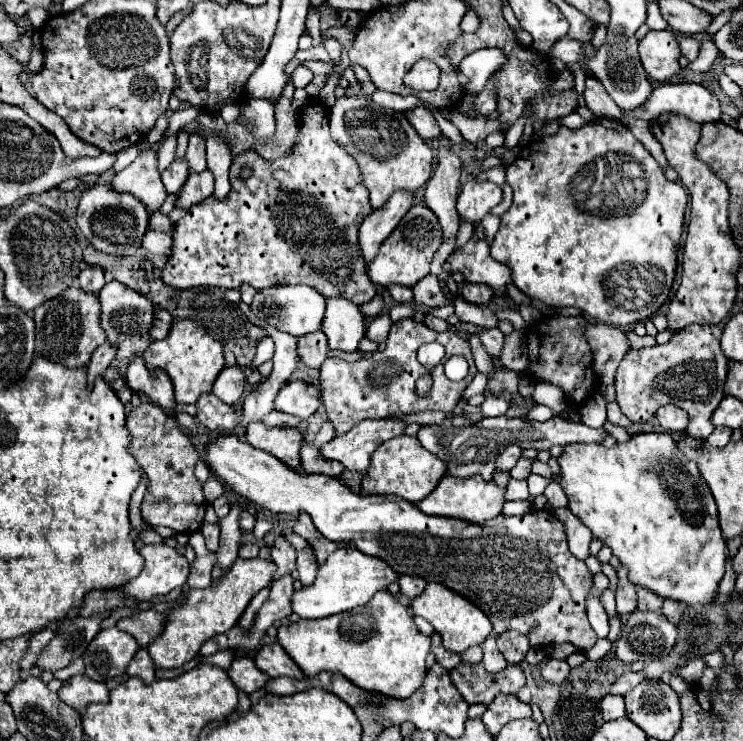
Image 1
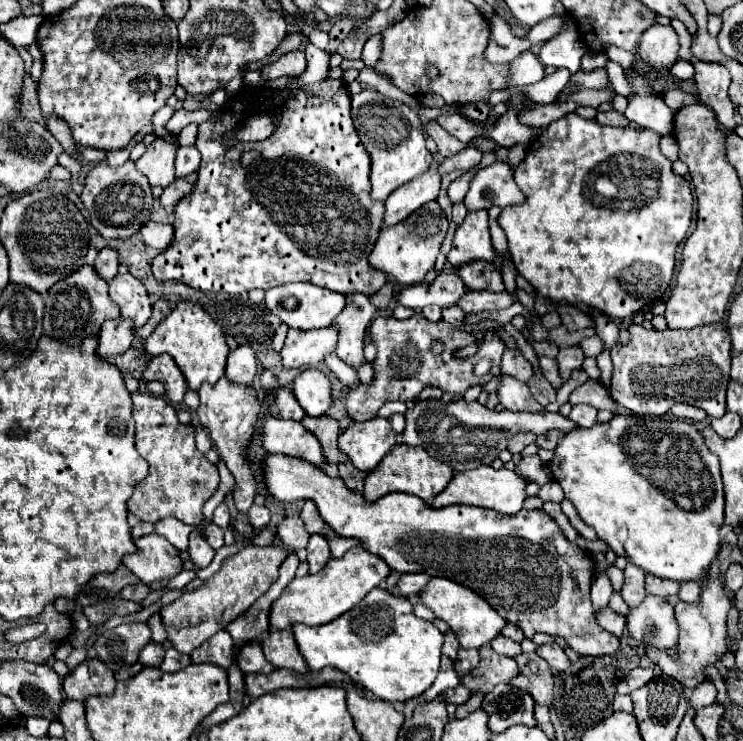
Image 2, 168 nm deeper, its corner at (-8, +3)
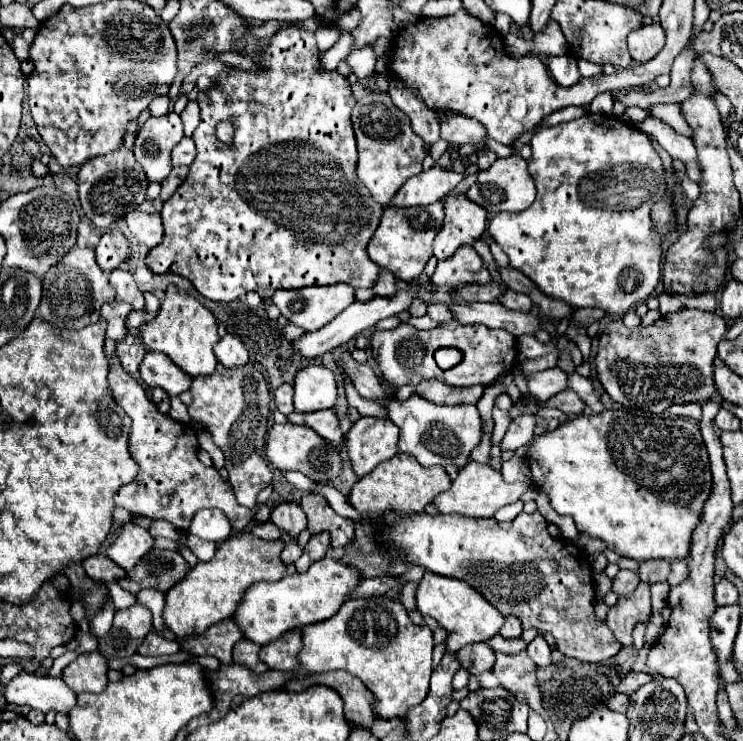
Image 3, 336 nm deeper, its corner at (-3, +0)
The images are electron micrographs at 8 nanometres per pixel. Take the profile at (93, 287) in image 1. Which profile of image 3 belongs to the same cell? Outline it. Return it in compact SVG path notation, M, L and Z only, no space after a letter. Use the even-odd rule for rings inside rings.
M117 229L107 231L107 233L103 233L103 237L95 249L95 255L97 255L97 265L105 273L109 273L119 263L125 261L125 257L129 255L129 243L121 231L117 231Z

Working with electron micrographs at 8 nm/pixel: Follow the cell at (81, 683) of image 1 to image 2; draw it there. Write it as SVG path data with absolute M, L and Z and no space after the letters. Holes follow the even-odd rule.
M86 658L64 680L62 690L68 698L84 702L92 694L112 694L116 688L114 672L100 658Z

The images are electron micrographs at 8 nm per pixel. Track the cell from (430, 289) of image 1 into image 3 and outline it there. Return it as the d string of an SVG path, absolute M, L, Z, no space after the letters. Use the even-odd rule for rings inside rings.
M507 289L503 295L499 295L497 303L501 303L501 305L507 307L507 309L513 309L513 311L529 311L531 305L533 305L527 295L515 293L515 291L511 291L511 289Z

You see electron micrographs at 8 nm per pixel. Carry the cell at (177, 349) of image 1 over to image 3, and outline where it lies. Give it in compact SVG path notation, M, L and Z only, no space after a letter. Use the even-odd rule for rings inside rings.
M173 285L167 289L157 317L151 323L139 327L139 337L149 351L161 351L169 355L169 359L189 377L215 373L217 359L213 347L219 341L217 321L213 313L207 307L203 307L195 297L179 293Z

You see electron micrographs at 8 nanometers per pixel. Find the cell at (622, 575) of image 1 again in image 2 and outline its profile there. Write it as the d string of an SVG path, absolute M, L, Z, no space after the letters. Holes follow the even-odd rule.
M628 562L624 574L626 574L626 580L624 580L624 586L622 586L620 594L622 594L622 598L626 600L628 606L636 606L646 596L646 592L644 592L644 576L646 576L646 572L642 568L638 568L636 564Z

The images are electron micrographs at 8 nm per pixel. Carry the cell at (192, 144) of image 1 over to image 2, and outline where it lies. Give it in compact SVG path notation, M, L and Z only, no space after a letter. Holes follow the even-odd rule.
M290 78L288 84L286 84L288 92L276 104L276 112L280 114L280 118L278 118L274 134L270 138L262 140L262 142L234 142L230 148L226 148L224 146L224 136L228 132L232 132L234 128L238 128L248 116L258 114L258 112L274 112L274 106L272 106L274 98L268 96L264 90L266 90L264 86L260 90L244 86L240 92L236 92L236 96L230 98L230 104L222 110L222 114L216 120L208 120L208 122L202 122L198 126L196 148L202 154L198 180L194 184L194 190L176 204L174 222L172 222L174 240L164 252L160 252L152 260L152 274L158 280L178 280L178 282L184 282L184 284L188 284L192 288L200 288L204 292L226 292L230 296L238 296L238 294L250 292L254 288L270 290L274 286L288 284L288 282L310 282L310 284L316 284L316 286L322 286L322 288L328 288L328 290L334 290L334 292L340 292L340 294L352 294L352 292L362 292L366 296L376 294L386 284L386 274L368 264L368 254L372 252L372 246L374 246L374 242L378 238L378 232L380 232L380 228L384 224L384 202L378 202L378 200L370 198L370 156L368 156L364 144L360 142L360 138L356 134L356 128L354 128L354 122L350 118L350 94L346 90L344 80L328 78L328 80L322 80L318 84L300 86L298 78ZM246 148L254 148L254 150L260 152L260 158L256 158L250 166L240 164L240 156L242 156L242 152Z

